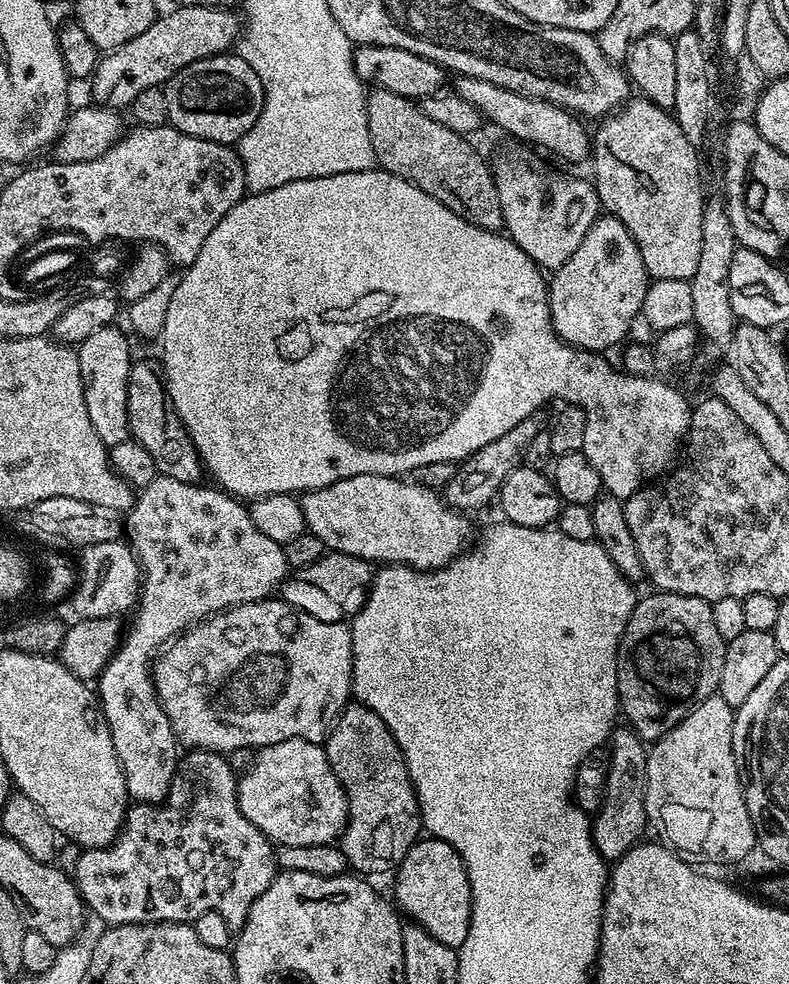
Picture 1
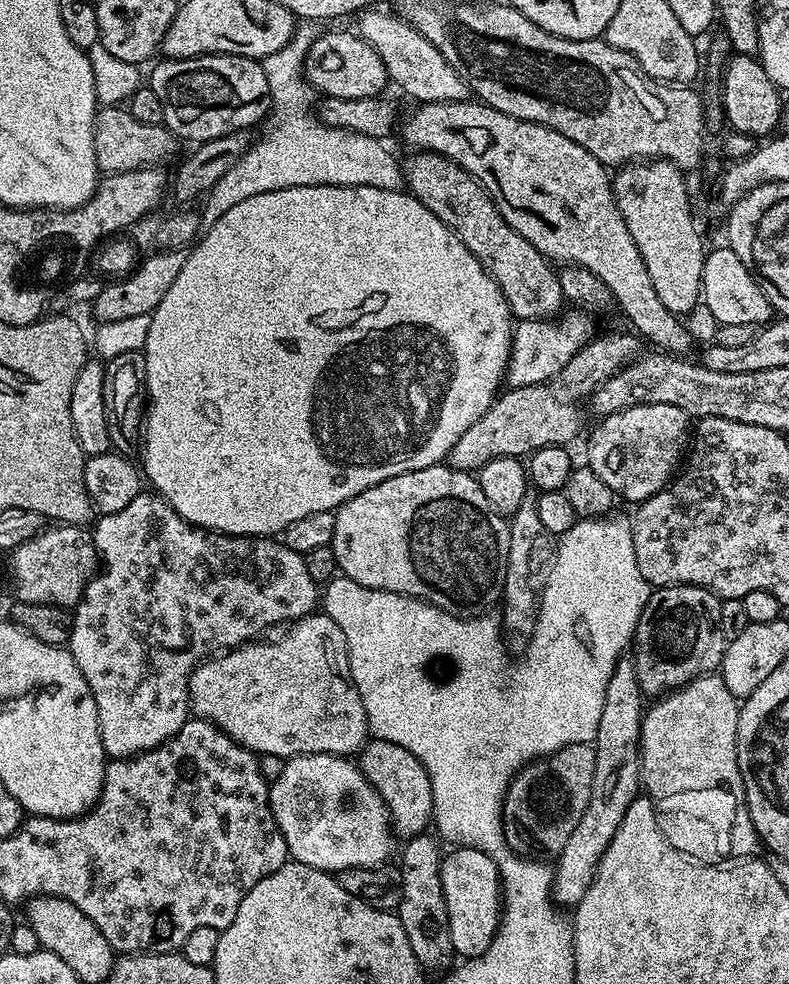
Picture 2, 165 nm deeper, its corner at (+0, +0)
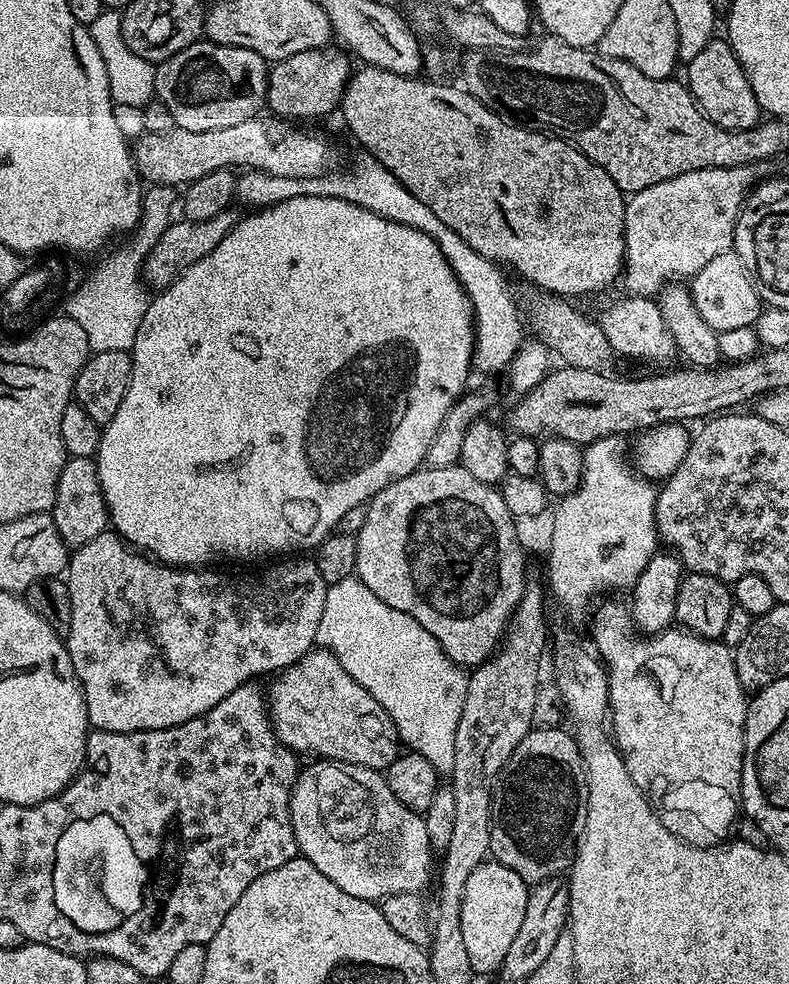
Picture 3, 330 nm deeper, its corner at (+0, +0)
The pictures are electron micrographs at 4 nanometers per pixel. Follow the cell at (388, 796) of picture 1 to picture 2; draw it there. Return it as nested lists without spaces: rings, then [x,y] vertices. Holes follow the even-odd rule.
[[[372,738],[358,753],[358,767],[388,807],[388,819],[397,837],[411,838],[429,831],[432,824],[430,778],[422,762],[418,762],[410,750],[402,750],[402,746]]]

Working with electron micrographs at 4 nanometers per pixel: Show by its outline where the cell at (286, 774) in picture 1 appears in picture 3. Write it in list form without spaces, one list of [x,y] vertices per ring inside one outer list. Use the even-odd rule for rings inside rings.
[[[317,759],[309,768],[299,769],[296,784],[290,790],[288,805],[299,855],[318,866],[318,870],[322,870],[322,874],[326,874],[334,886],[346,890],[346,894],[382,902],[394,894],[423,893],[428,879],[431,876],[433,879],[434,849],[430,834],[426,832],[423,815],[402,806],[402,802],[394,798],[394,790],[390,790],[387,779],[377,769],[337,760]]]

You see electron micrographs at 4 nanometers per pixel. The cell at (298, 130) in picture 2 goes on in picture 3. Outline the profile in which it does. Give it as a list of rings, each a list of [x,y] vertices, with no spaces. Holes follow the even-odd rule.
[[[363,150],[357,153],[352,165],[345,172],[336,170],[329,175],[314,178],[286,178],[265,172],[245,171],[236,182],[236,200],[259,210],[299,196],[342,198],[354,206],[362,206],[382,218],[393,220],[402,226],[410,226],[434,238],[438,250],[442,250],[446,262],[450,262],[450,270],[454,270],[458,282],[466,290],[472,303],[472,315],[476,325],[476,343],[472,345],[473,369],[477,373],[488,372],[484,374],[503,373],[525,339],[525,325],[522,323],[522,312],[516,309],[516,300],[512,297],[508,280],[500,273],[503,272],[501,265],[478,254],[478,250],[474,250],[470,242],[462,242],[462,238],[458,238],[458,234],[454,234],[450,226],[446,226],[436,217],[430,206],[425,206],[419,198],[414,198],[414,194],[410,194],[410,190],[406,190],[406,186],[402,186],[402,182],[398,182],[398,178],[394,178],[394,174],[390,174],[390,170],[382,166],[382,162],[378,162],[378,158]]]

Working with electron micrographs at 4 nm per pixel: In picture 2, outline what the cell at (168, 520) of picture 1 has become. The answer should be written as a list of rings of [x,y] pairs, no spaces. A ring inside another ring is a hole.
[[[148,490],[141,491],[140,495],[134,498],[134,502],[129,502],[123,510],[100,516],[95,521],[91,534],[102,567],[89,580],[71,613],[72,632],[68,635],[66,647],[72,653],[78,670],[82,670],[94,694],[94,702],[98,706],[98,726],[102,734],[102,746],[105,753],[112,758],[127,758],[137,756],[140,752],[148,752],[151,748],[157,748],[162,742],[166,742],[174,734],[178,734],[178,730],[182,730],[182,726],[190,718],[188,679],[202,661],[263,637],[267,633],[264,631],[274,627],[275,624],[288,626],[304,616],[313,615],[315,608],[312,607],[315,604],[317,607],[318,604],[318,585],[314,582],[314,578],[310,578],[310,570],[306,570],[306,562],[301,553],[290,550],[276,538],[227,536],[221,532],[196,528],[179,516],[161,496]]]

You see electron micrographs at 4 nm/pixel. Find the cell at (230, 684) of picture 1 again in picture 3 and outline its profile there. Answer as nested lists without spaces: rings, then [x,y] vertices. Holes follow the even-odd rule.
[[[319,646],[313,647],[298,662],[284,669],[275,677],[271,688],[268,688],[267,710],[272,721],[272,728],[277,738],[287,748],[297,754],[309,752],[312,758],[337,760],[347,764],[357,764],[363,768],[387,770],[389,766],[401,755],[402,745],[400,735],[386,710],[374,702],[374,698],[346,670],[342,670],[342,662],[328,649]]]

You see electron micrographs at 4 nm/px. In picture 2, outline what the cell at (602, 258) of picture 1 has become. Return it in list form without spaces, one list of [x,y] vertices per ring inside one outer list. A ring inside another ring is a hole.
[[[584,310],[570,311],[574,312],[565,311],[559,318],[547,320],[521,320],[515,325],[506,373],[508,388],[555,381],[562,366],[566,366],[566,362],[570,362],[570,358],[574,358],[574,354],[578,354],[578,350],[582,350],[582,346],[588,344],[594,335],[591,320],[593,317]]]

